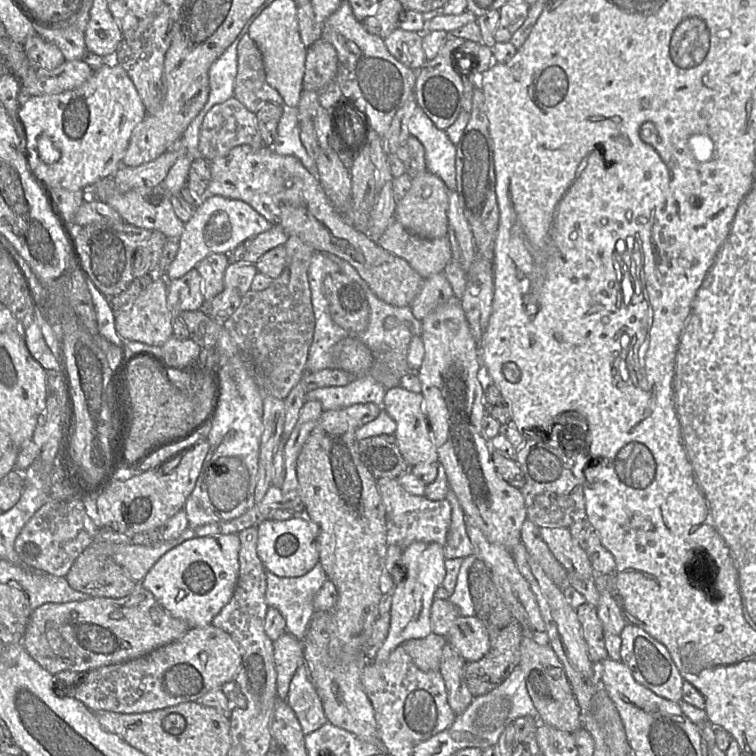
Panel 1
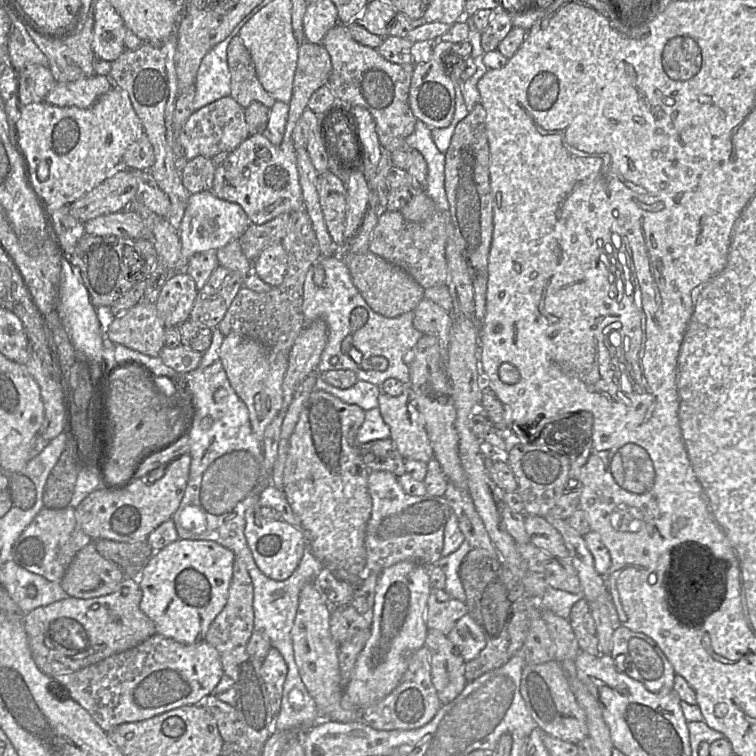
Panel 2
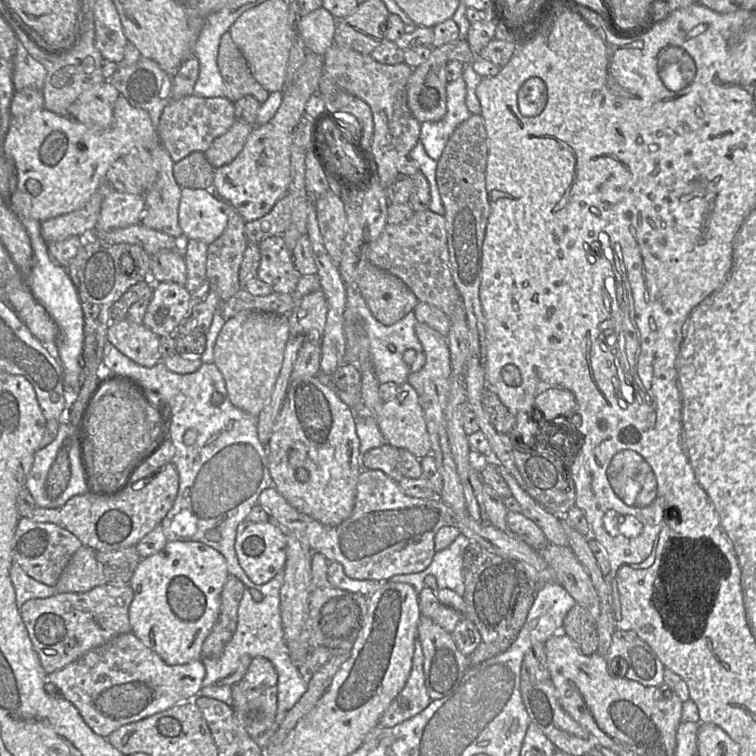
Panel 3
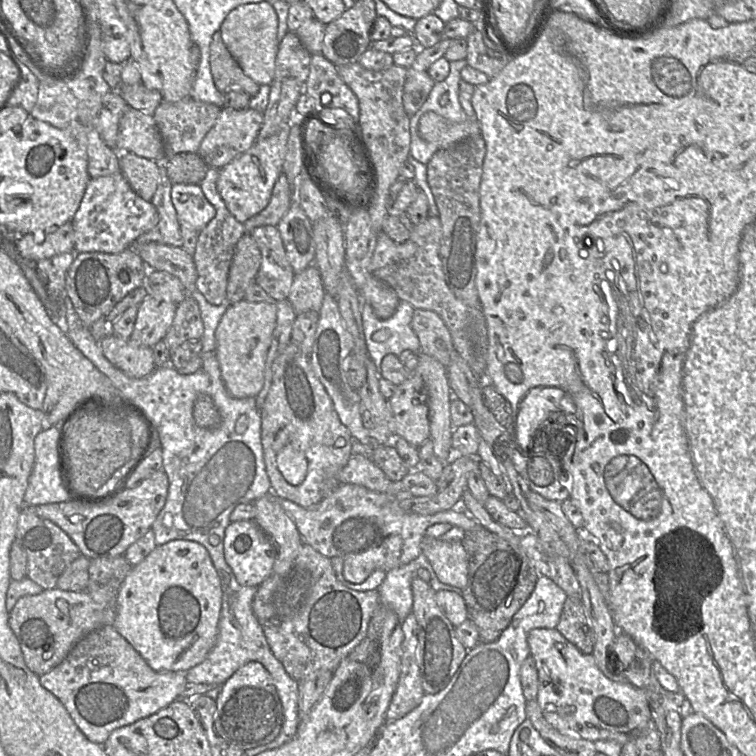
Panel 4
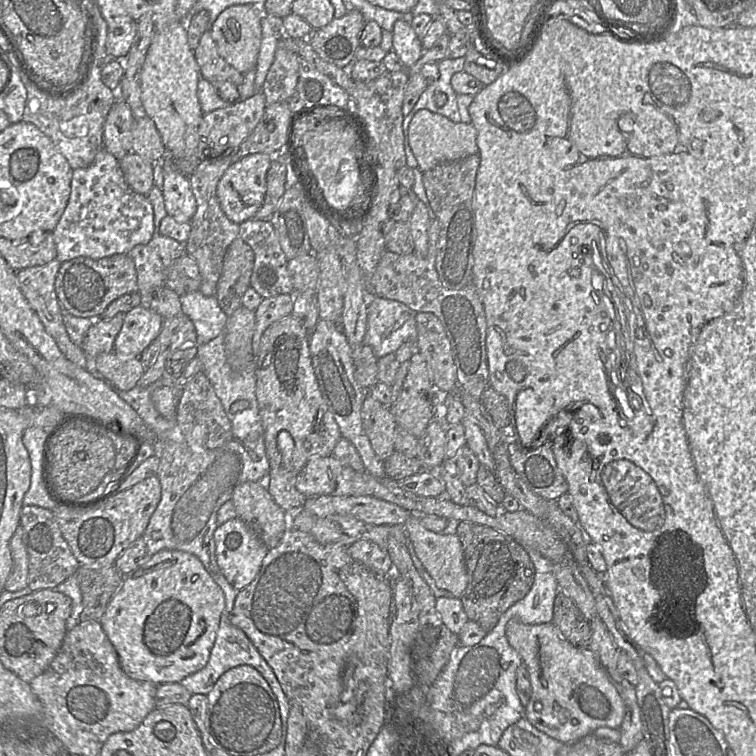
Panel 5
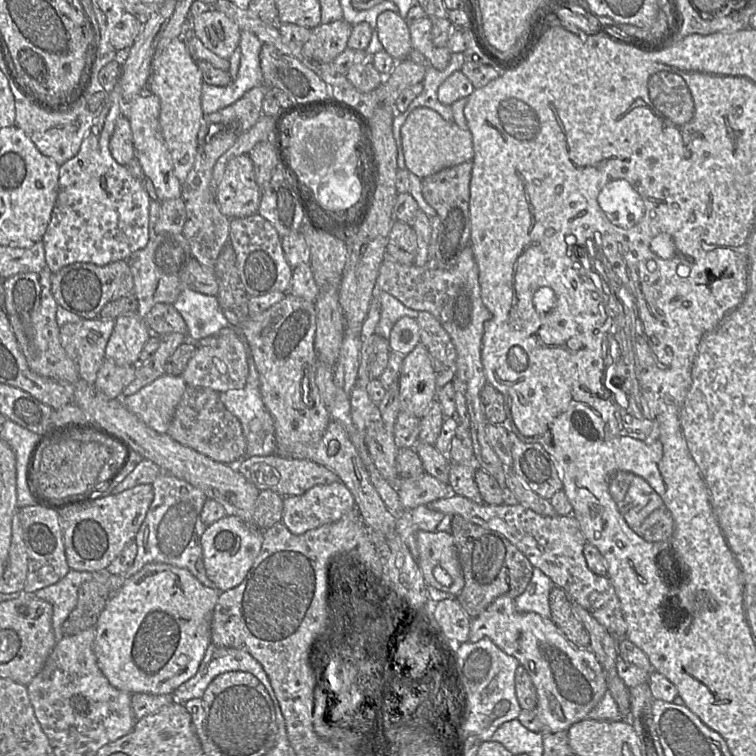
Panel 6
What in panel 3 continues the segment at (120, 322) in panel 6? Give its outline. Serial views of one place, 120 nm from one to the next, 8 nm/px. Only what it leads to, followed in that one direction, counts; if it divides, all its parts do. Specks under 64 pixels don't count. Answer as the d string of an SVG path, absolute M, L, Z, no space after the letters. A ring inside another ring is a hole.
M174 282L153 284L153 296L147 307L143 324L158 336L174 334L185 316L191 293L184 285Z

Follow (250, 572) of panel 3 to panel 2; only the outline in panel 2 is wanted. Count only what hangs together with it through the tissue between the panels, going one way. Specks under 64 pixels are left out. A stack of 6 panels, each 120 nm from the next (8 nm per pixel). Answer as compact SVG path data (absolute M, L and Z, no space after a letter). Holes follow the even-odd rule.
M253 502L245 513L244 535L251 550L253 559L259 570L268 578L275 581L287 579L298 566L305 549L307 540L303 531L283 520L267 520L261 516L259 502Z

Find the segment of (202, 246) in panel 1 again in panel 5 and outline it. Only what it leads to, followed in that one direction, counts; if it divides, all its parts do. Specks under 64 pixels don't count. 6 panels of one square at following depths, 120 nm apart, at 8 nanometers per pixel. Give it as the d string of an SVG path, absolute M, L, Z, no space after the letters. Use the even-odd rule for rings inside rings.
M168 160L161 161L163 184L161 190L165 208L179 222L190 222L196 212L196 200L188 176L172 167Z

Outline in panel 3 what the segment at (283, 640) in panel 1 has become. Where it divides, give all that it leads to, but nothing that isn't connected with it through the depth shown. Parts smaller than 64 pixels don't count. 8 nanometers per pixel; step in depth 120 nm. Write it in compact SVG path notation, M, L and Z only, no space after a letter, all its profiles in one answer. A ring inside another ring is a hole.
M264 657L252 659L243 678L232 686L232 708L238 723L253 739L259 738L271 729L278 708L278 675L273 664Z

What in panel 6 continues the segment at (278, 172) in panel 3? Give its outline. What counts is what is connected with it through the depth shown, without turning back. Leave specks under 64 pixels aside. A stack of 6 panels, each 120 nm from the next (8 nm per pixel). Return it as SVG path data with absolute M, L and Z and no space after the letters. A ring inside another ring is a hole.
M248 154L232 158L225 168L221 181L216 187L216 201L223 215L228 219L244 218L258 213L262 189L254 172L253 162Z

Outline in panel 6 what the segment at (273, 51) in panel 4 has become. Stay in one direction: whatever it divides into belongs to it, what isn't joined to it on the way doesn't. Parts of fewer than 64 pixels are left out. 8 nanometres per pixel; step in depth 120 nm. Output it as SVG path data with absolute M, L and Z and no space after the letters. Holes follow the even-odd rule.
M211 9L192 20L192 29L204 46L229 60L239 47L241 29L224 13Z

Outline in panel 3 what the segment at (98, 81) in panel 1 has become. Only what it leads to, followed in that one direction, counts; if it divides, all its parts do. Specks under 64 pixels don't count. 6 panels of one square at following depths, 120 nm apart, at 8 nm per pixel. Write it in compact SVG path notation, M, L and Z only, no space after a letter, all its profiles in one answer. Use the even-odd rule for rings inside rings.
M119 95L113 110L113 121L108 129L91 129L83 123L69 119L66 116L57 115L51 111L41 108L31 114L23 117L11 118L10 127L3 140L3 151L6 157L14 164L18 172L18 183L14 186L14 192L9 198L10 209L18 218L30 218L40 223L56 218L60 215L71 213L80 209L97 192L99 187L105 182L105 176L110 166L119 158L128 154L133 148L144 148L149 152L154 151L160 145L160 139L157 130L152 125L149 114L140 108L133 107L123 95Z

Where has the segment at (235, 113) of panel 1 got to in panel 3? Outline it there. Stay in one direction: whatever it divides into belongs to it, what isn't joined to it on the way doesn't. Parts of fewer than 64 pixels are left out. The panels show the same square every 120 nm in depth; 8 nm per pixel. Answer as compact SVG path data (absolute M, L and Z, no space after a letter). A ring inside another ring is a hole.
M189 95L172 99L165 106L156 130L160 145L167 150L171 159L177 162L193 151L205 152L235 121L234 103L226 97L200 98Z

